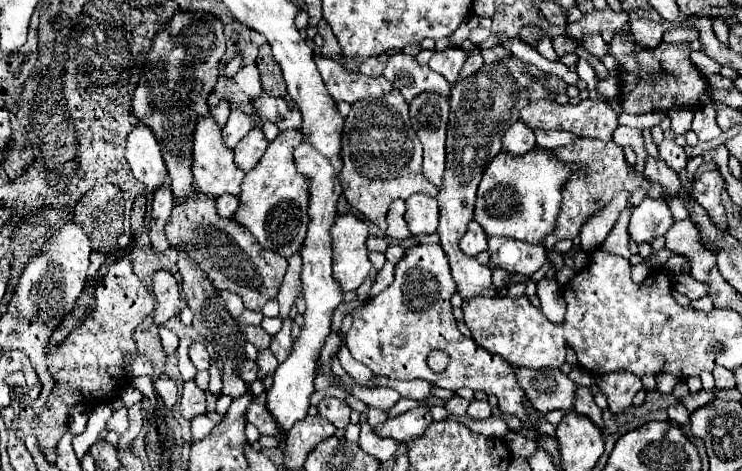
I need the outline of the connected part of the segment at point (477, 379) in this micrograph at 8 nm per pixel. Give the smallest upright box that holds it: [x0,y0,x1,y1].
[345,245,525,419]

